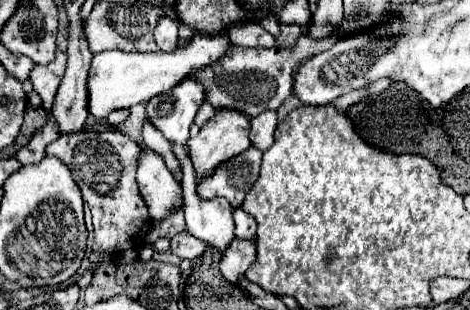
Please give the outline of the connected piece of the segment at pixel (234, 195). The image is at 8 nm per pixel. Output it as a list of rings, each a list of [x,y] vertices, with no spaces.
[[[256,147],[246,149],[242,155],[230,159],[230,163],[218,167],[210,179],[204,179],[198,185],[198,195],[202,199],[226,197],[234,209],[240,207],[246,193],[258,179],[260,161],[262,153]]]

